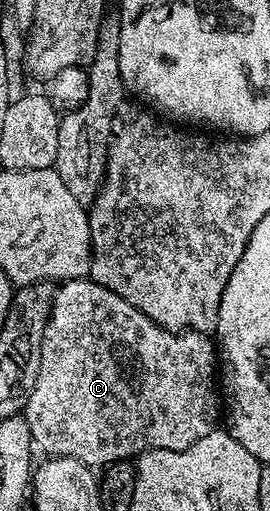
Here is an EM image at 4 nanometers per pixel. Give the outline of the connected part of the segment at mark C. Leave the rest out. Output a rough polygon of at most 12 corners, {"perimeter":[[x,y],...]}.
{"perimeter":[[59,283],[24,415],[91,466],[219,427],[215,341]]}

